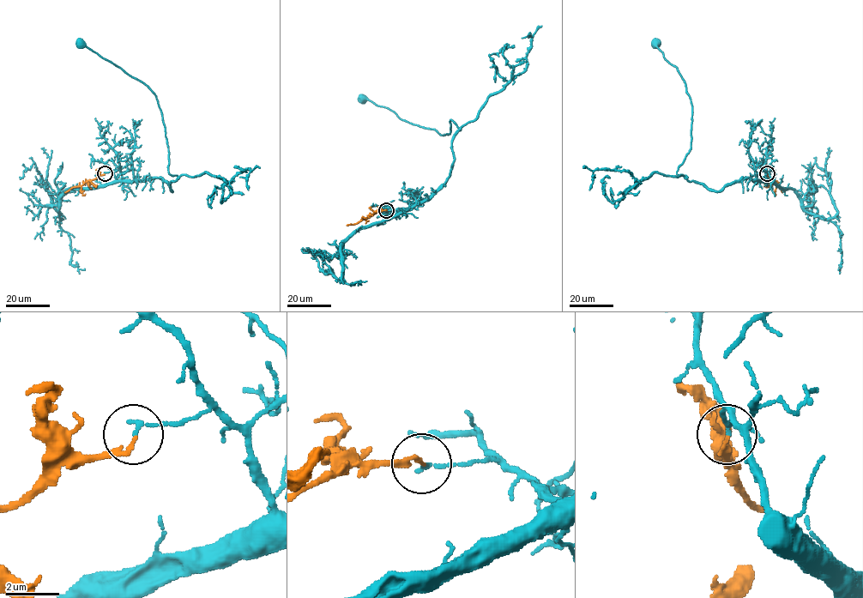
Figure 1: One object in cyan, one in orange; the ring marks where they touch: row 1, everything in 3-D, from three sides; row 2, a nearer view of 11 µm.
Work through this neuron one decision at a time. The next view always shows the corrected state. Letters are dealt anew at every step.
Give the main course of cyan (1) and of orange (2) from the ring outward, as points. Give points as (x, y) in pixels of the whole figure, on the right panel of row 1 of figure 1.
1: (767, 173), (770, 179), (740, 178), (718, 191), (676, 173), (691, 148), (692, 106), (678, 69), (655, 44)
2: (767, 173), (782, 193)

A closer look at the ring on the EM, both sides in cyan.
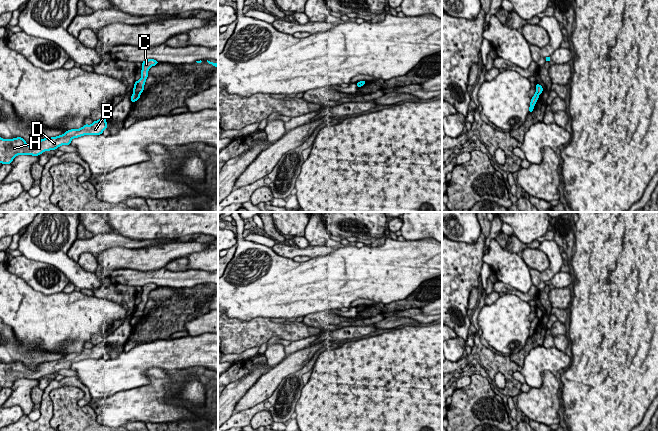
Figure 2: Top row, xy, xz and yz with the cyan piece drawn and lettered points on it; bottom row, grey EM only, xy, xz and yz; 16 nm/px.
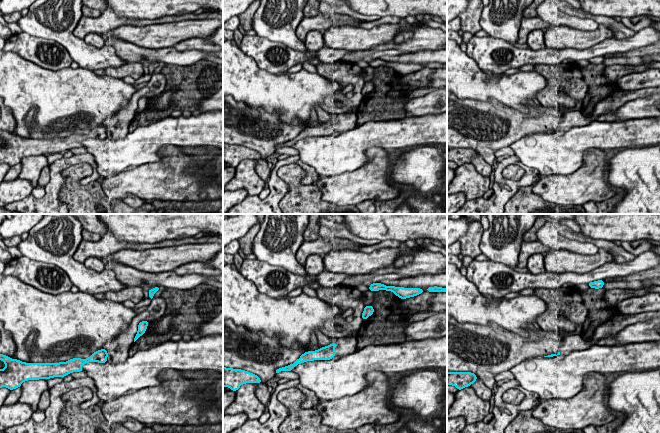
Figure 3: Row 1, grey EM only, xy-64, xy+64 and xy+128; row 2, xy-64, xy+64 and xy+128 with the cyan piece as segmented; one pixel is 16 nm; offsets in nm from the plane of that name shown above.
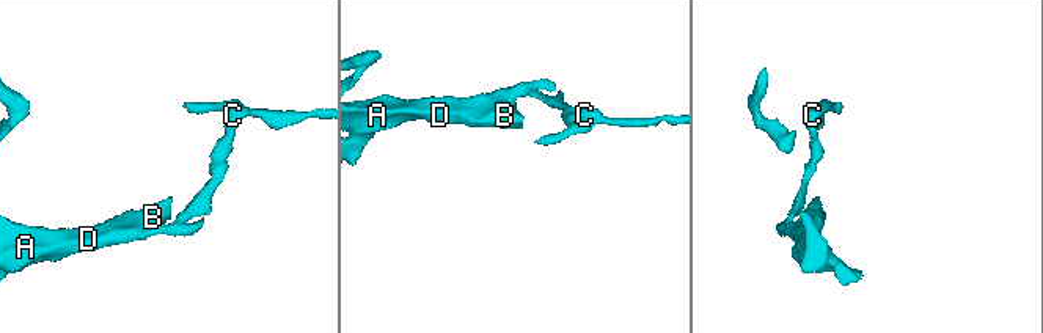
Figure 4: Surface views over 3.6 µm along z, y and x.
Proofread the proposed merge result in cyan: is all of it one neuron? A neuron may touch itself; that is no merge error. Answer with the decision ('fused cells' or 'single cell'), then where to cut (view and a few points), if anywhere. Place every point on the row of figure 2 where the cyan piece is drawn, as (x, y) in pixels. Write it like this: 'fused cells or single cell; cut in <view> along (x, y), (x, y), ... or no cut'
fused cells; cut in xy along (134, 92), (140, 93)

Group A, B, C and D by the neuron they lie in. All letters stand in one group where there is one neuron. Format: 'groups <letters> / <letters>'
groups A B D / C

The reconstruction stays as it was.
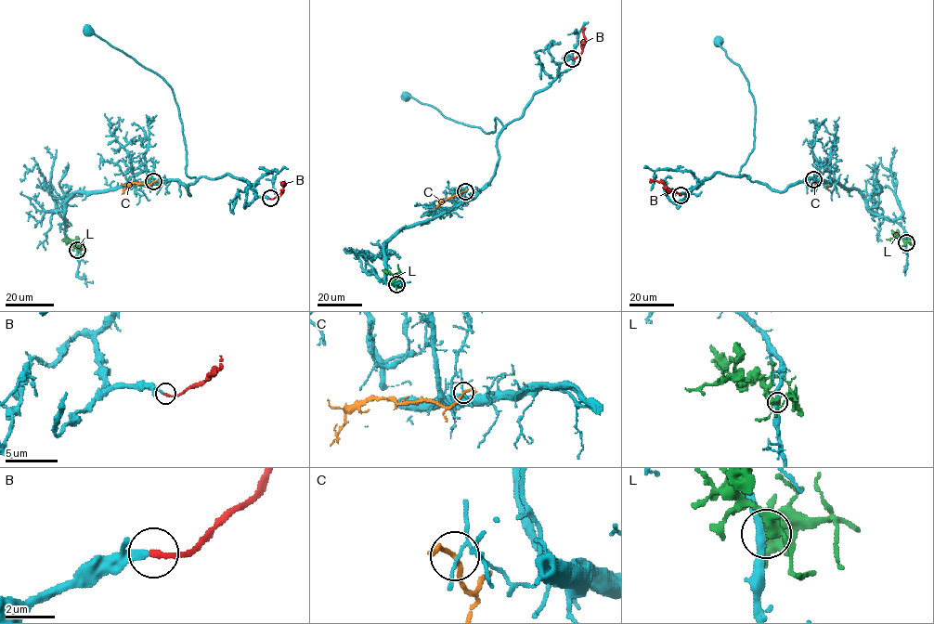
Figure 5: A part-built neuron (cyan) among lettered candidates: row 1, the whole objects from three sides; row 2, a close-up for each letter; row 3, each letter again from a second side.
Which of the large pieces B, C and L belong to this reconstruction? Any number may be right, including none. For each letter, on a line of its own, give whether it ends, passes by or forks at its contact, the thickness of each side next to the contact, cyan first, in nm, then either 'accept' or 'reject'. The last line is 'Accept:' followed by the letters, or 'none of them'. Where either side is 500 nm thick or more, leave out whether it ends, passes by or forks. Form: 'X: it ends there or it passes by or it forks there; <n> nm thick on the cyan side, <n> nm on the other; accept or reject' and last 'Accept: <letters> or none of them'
B: it ends there; 240 nm thick on the cyan side, 200 nm on the other; accept
C: it passes by; 80 nm thick on the cyan side, 160 nm on the other; reject
L: it forks there; 300 nm thick on the cyan side, 320 nm on the other; reject
Accept: B

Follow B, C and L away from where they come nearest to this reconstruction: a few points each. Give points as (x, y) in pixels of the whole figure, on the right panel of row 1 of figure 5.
B: (681, 195), (650, 178)
C: (813, 179), (814, 182), (823, 181), (830, 190)
L: (905, 241), (896, 233), (891, 233)

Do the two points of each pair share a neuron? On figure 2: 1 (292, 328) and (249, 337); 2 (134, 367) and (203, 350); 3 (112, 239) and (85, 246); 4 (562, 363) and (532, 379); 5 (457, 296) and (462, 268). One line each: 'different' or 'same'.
1: same
2: same
3: same
4: same
5: same

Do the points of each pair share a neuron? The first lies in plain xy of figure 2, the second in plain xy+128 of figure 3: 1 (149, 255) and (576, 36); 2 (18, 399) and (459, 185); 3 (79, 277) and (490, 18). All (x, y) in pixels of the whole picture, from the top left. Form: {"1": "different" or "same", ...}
{"1": "same", "2": "same", "3": "same"}

